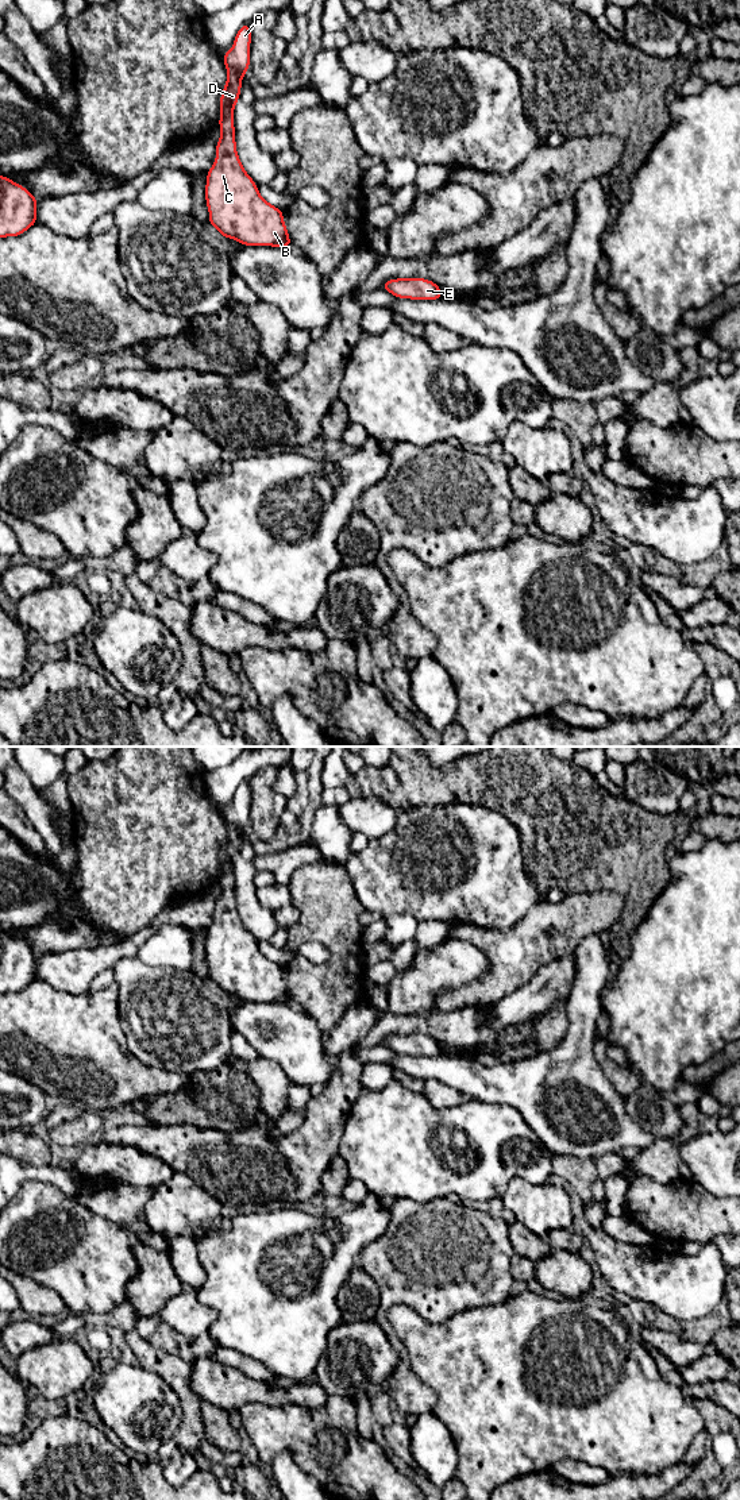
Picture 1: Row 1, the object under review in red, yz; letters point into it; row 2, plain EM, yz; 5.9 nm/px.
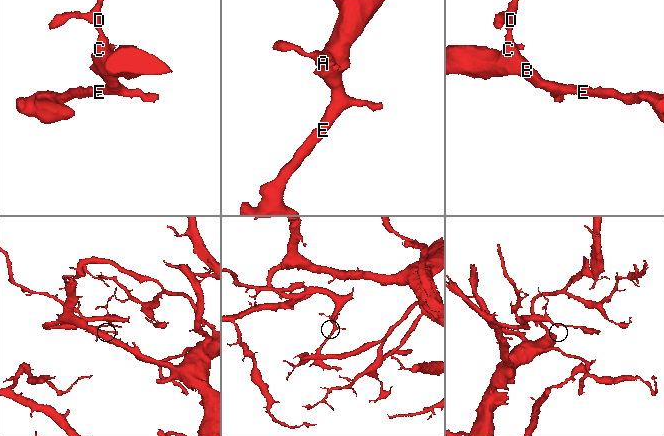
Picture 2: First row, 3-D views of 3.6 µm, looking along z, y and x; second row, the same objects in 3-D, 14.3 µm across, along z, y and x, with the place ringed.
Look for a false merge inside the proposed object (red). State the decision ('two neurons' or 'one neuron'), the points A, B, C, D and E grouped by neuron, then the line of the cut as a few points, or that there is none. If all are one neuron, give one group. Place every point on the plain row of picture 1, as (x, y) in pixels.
one neuron; groups A B C D E; cut none

